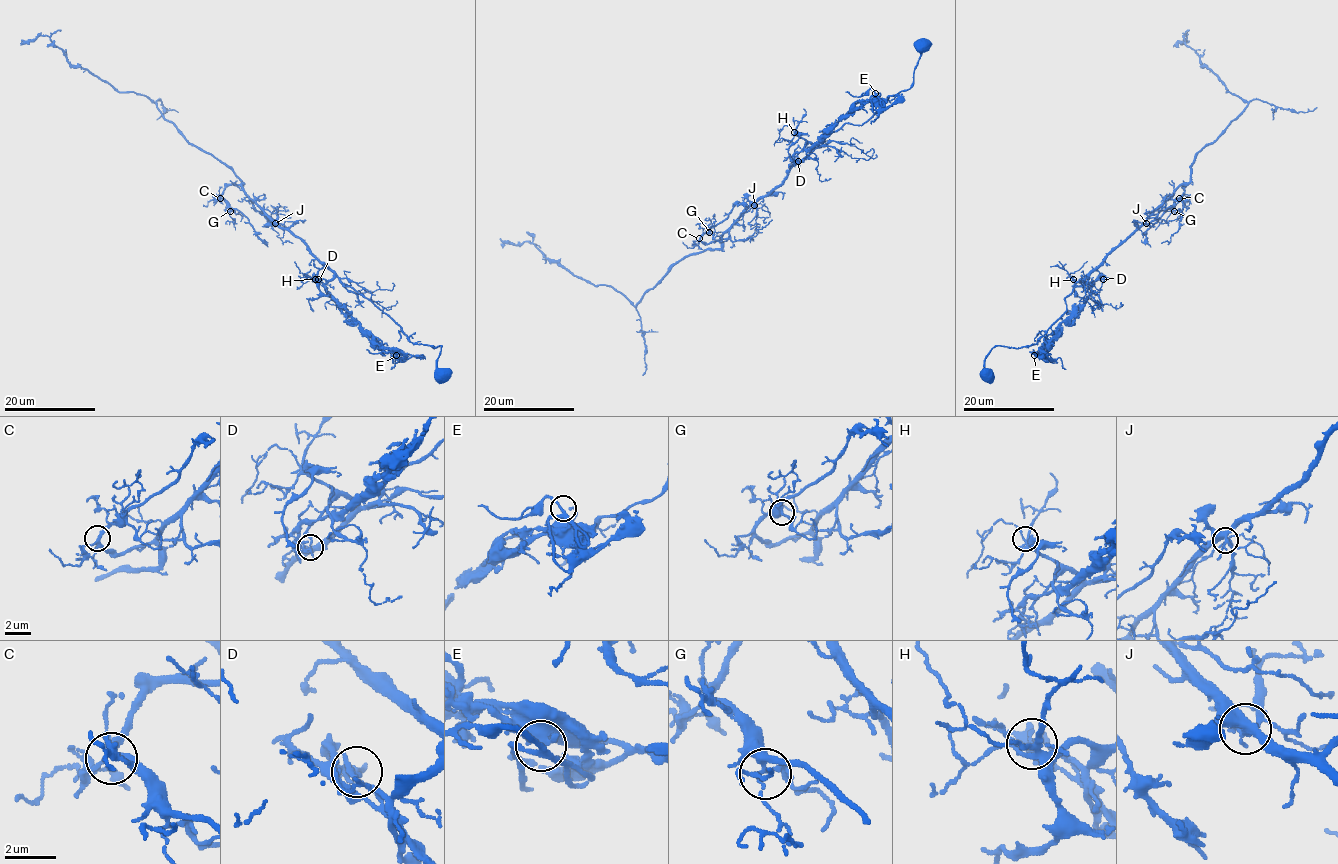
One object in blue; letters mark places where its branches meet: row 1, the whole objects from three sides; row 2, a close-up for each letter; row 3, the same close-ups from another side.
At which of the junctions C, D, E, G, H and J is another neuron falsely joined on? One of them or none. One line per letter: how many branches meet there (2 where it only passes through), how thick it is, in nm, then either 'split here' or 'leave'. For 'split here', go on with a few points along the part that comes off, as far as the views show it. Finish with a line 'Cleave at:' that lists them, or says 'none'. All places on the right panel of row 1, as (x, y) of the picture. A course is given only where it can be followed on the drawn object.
C: branches 4; calibre 240 nm; leave
D: branches 4; calibre 140 nm; split here; course (1103, 279), (1094, 282), (1091, 294), (1057, 329), (1039, 355), (1031, 352), (1038, 353), (1033, 349)
E: branches 3; calibre 170 nm; leave
G: branches 6; calibre 200 nm; leave
H: branches 5; calibre 200 nm; leave
J: branches 5; calibre 340 nm; leave
Cleave at: D

